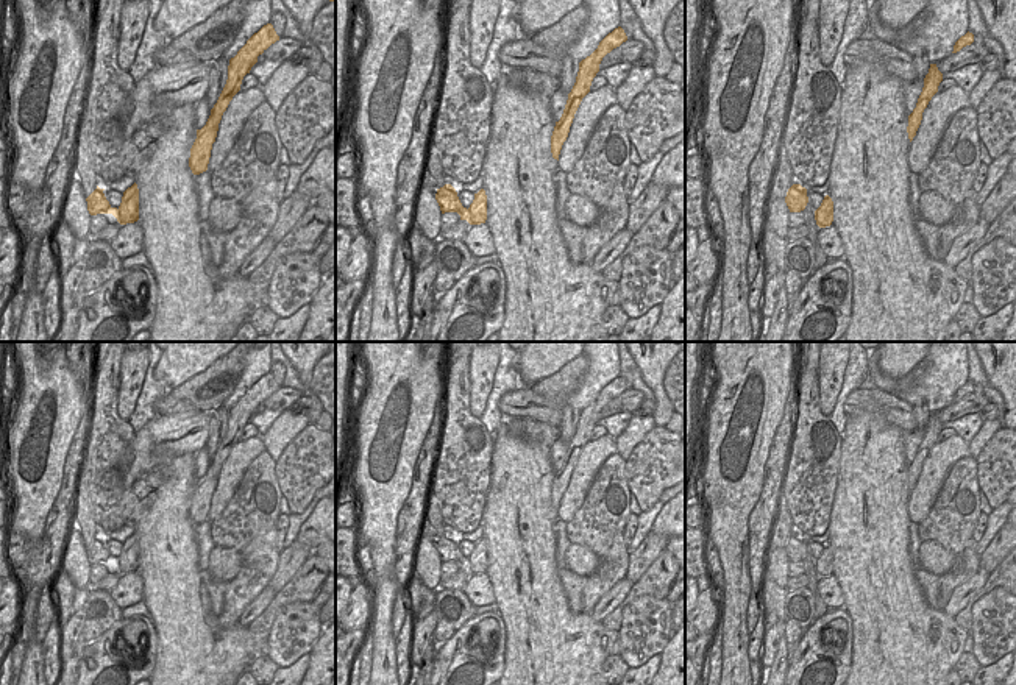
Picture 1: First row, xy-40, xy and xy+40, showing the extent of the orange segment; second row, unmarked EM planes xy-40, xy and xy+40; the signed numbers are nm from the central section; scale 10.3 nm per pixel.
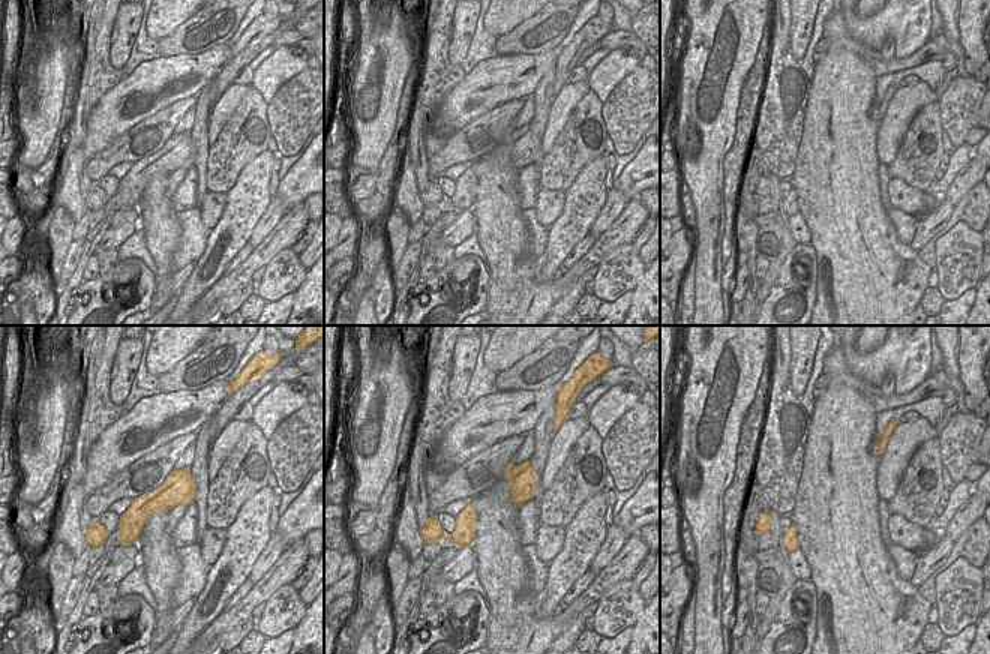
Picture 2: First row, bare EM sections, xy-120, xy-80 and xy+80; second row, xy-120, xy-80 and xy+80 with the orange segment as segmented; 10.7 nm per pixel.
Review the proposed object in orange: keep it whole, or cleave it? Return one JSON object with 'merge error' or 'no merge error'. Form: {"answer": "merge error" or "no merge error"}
{"answer": "merge error"}

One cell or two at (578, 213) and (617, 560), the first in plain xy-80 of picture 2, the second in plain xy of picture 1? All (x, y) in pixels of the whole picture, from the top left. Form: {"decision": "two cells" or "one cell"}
{"decision": "one cell"}

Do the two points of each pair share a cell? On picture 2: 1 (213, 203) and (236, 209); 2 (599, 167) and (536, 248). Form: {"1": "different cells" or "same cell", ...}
{"1": "different cells", "2": "different cells"}

